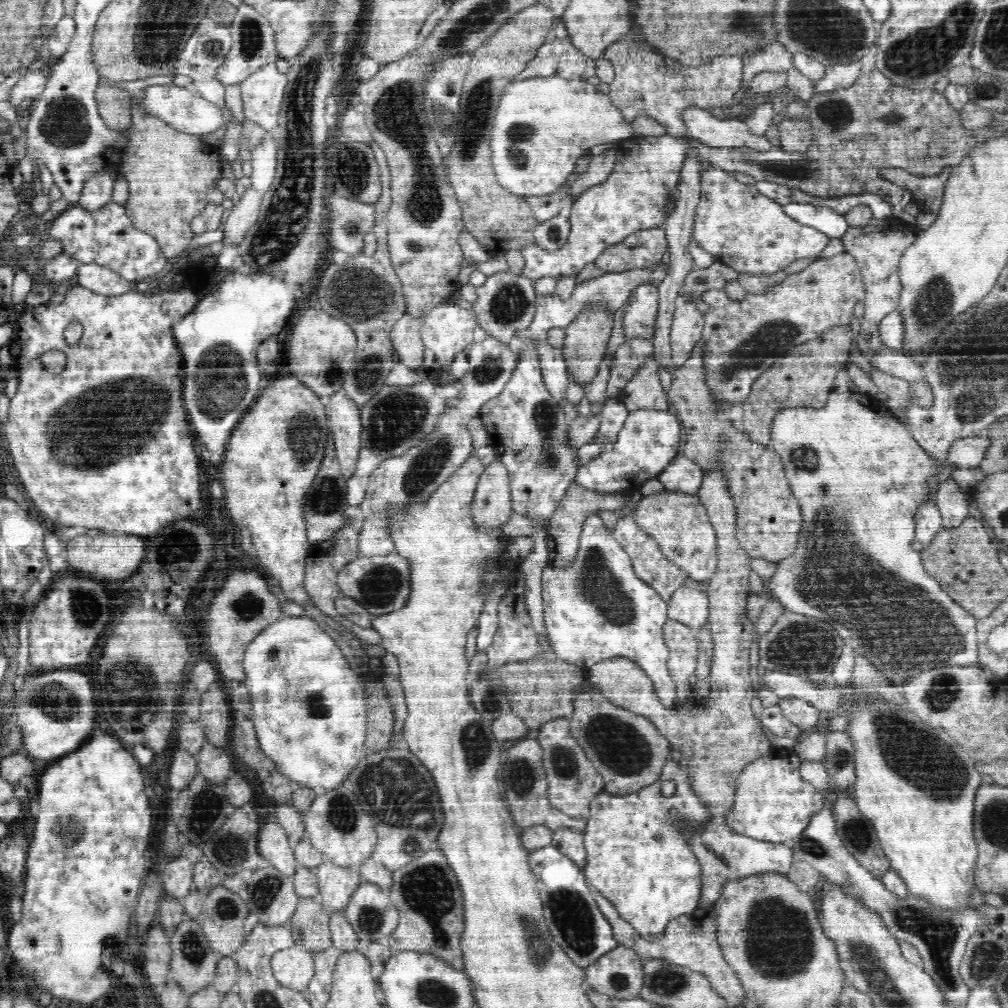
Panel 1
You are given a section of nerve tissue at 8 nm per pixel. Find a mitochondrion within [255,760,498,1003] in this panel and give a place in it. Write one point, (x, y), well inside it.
(427, 889)

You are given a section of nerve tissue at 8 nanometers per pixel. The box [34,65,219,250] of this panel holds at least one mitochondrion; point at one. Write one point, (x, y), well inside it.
(64, 124)

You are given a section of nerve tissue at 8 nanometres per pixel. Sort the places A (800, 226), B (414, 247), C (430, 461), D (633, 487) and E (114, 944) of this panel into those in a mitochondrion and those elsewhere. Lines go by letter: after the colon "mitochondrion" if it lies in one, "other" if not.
A: other
B: mitochondrion
C: mitochondrion
D: other
E: other

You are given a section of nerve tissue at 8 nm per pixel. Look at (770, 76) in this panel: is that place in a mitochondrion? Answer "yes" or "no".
no

